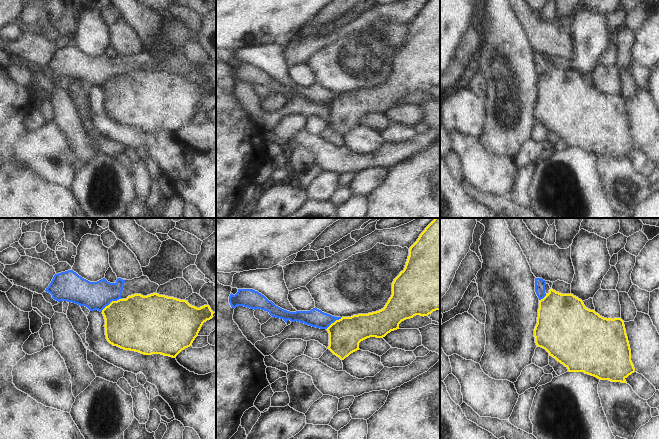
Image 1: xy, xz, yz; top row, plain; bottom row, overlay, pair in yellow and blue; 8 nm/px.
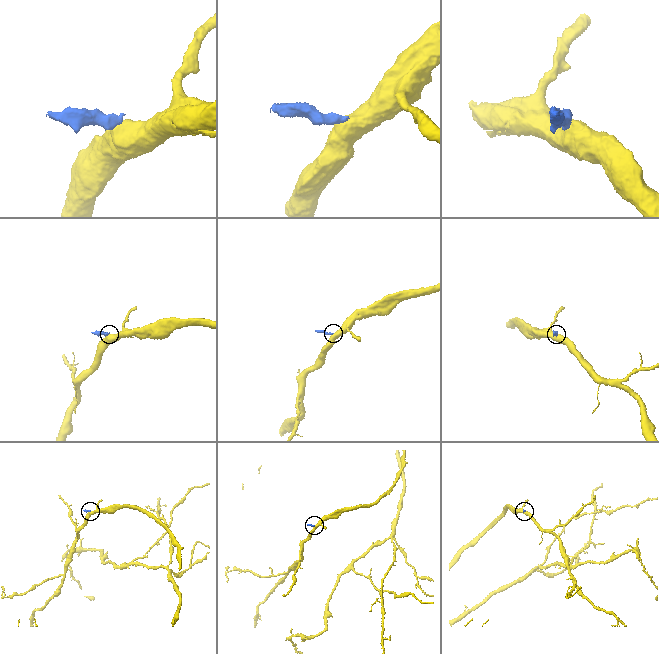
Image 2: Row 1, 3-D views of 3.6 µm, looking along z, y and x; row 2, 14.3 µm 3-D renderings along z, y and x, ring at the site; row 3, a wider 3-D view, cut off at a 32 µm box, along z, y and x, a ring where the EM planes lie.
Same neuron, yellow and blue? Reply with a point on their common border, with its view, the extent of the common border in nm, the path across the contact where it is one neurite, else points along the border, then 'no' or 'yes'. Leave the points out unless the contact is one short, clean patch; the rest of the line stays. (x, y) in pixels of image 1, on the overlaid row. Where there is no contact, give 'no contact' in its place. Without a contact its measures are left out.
meets yellow in xy at (111, 302); contact 190 nm long; border along xy (120, 298), (111, 301), (101, 311); no

